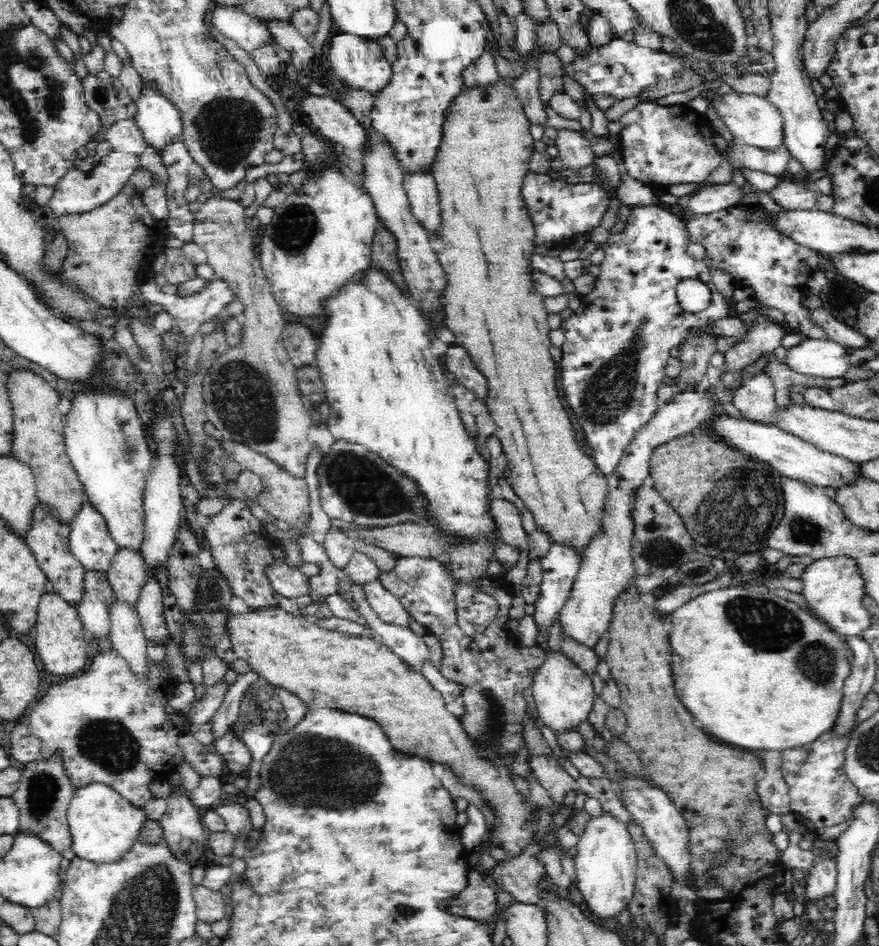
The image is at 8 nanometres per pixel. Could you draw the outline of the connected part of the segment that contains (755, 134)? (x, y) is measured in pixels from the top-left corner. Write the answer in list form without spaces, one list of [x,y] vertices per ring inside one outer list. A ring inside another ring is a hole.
[[[714,90],[714,93],[714,108],[740,143],[762,150],[778,150],[784,144],[782,115],[766,97],[738,94],[732,90],[726,90],[723,94]]]

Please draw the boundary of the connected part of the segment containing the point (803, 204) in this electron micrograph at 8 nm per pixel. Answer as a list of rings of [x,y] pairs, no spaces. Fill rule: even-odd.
[[[780,182],[776,189],[770,193],[770,197],[786,210],[810,210],[818,205],[816,189],[809,190],[802,184],[791,182]]]

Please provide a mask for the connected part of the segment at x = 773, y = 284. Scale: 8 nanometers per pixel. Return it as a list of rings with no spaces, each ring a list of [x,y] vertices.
[[[733,206],[713,214],[695,214],[692,220],[684,220],[684,226],[691,243],[696,243],[707,251],[706,259],[703,259],[702,262],[706,263],[708,268],[713,266],[725,270],[737,286],[747,285],[753,288],[755,300],[762,302],[764,308],[770,307],[782,311],[790,328],[802,332],[807,338],[826,339],[826,333],[820,326],[811,322],[811,312],[802,303],[802,298],[808,291],[806,285],[808,277],[821,268],[820,260],[824,256],[816,250],[800,246],[784,234],[780,234],[778,229],[774,229],[775,226],[771,226],[771,222],[765,220],[751,222],[748,218],[750,214],[751,208],[739,210]]]

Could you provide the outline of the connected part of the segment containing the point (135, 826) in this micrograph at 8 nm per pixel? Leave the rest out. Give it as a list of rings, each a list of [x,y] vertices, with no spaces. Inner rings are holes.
[[[92,782],[75,790],[74,799],[67,810],[71,848],[76,857],[96,864],[118,862],[134,846],[146,819],[142,807],[134,806],[106,783]]]

